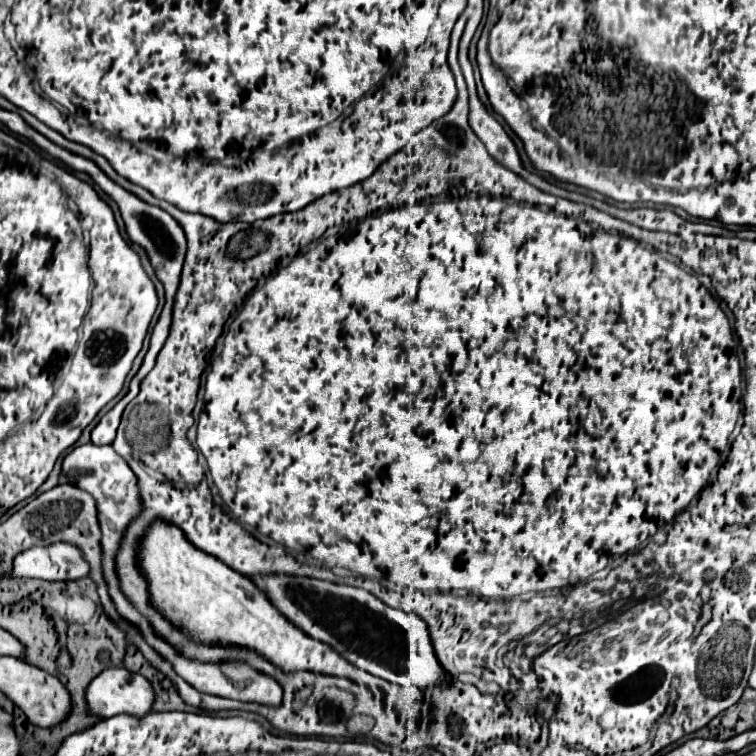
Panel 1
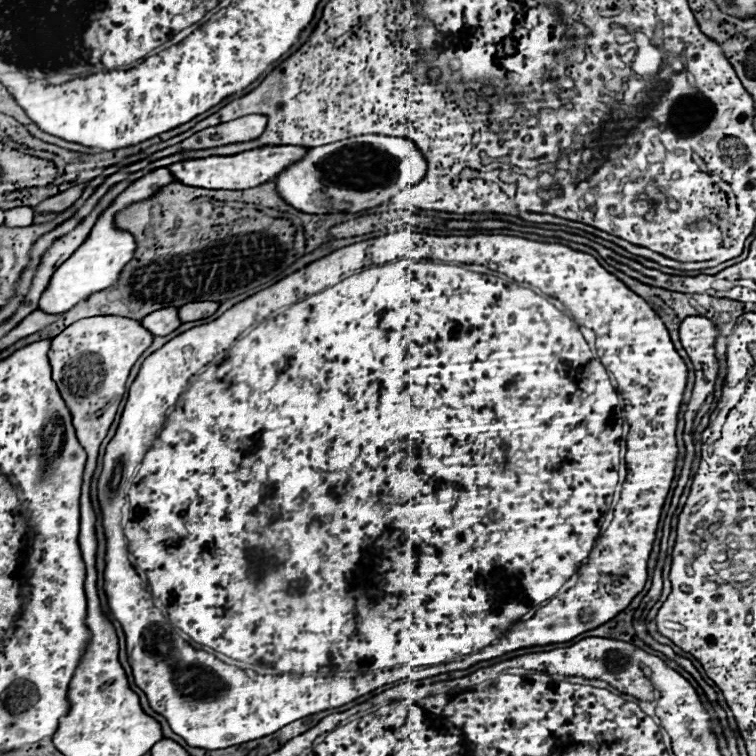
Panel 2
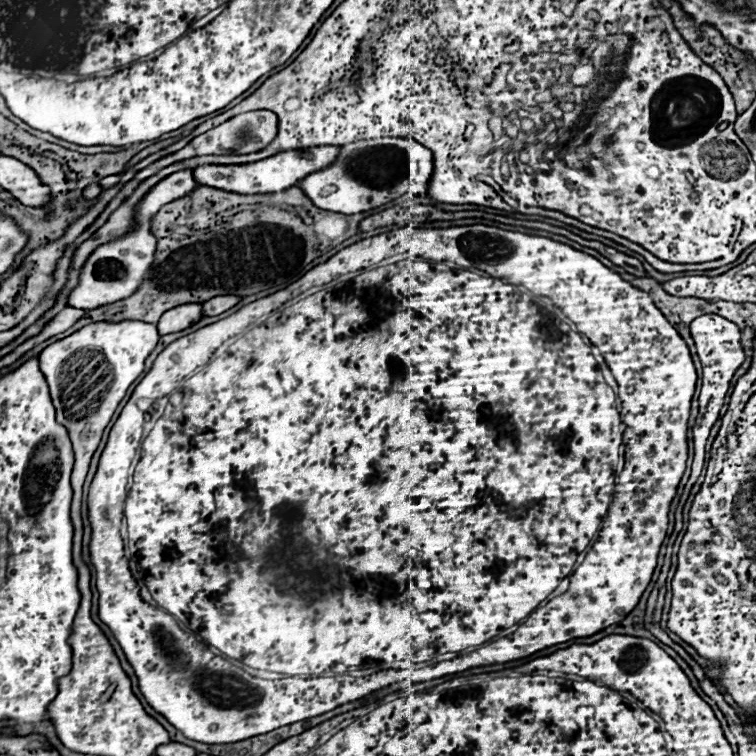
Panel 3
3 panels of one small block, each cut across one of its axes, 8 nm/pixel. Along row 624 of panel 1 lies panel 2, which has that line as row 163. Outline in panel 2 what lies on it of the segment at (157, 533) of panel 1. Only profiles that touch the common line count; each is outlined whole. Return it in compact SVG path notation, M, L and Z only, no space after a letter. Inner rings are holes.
M262 146L258 150L240 152L234 156L208 156L198 160L184 160L168 166L172 176L186 184L186 186L198 186L208 190L248 190L266 182L276 180L288 166L302 160L306 156L306 148L300 146Z

